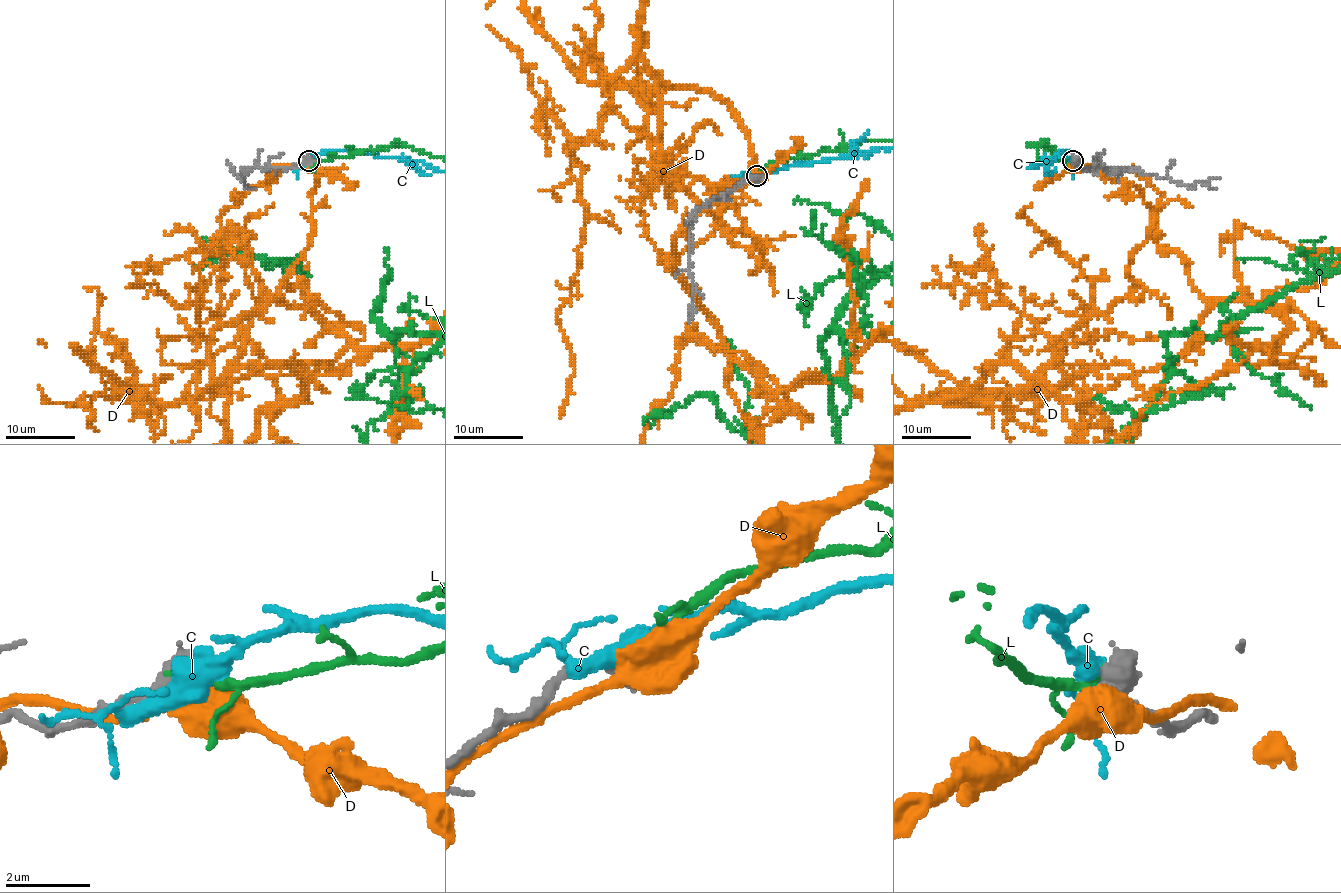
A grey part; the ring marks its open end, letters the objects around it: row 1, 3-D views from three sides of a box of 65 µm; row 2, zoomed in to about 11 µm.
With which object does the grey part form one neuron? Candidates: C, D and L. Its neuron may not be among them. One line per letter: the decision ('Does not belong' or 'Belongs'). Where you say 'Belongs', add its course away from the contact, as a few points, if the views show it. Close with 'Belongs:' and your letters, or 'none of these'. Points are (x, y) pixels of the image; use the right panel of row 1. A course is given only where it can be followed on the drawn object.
C: Does not belong
D: Does not belong
L: Belongs
Belongs: L

